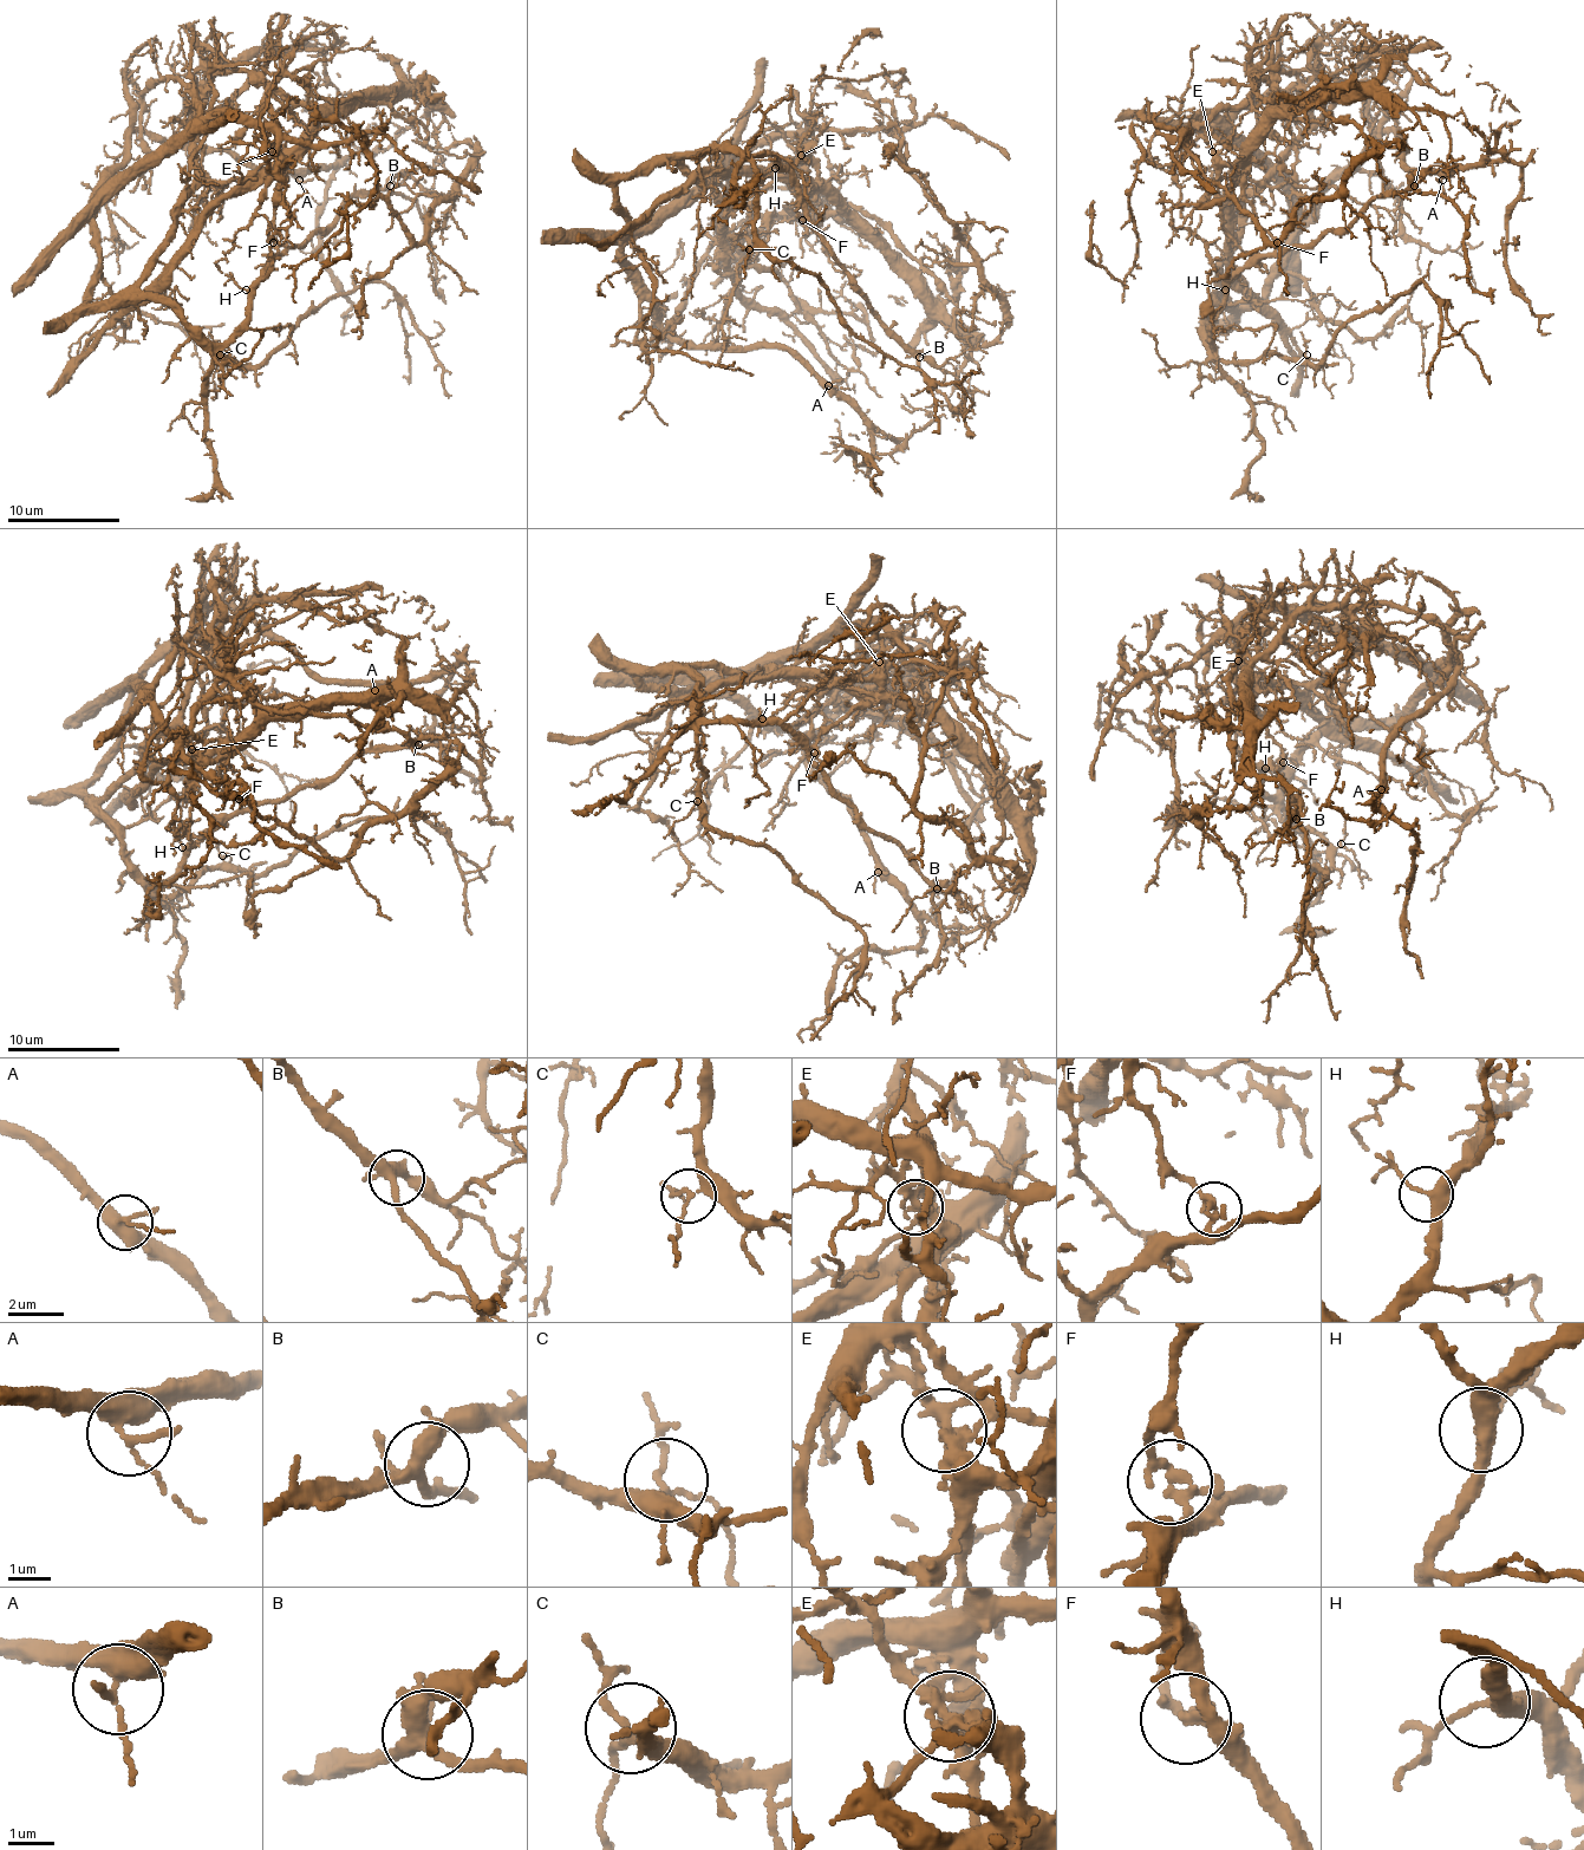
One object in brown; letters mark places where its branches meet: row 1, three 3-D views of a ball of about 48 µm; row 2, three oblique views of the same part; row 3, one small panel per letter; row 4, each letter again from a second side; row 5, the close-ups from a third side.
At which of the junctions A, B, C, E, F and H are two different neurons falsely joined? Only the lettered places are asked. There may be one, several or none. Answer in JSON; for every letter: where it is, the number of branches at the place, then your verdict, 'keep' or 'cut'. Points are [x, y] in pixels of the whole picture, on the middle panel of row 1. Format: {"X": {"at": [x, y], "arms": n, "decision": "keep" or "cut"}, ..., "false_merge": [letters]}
{"A": {"at": [828, 385], "arms": 4, "decision": "keep"}, "B": {"at": [919, 357], "arms": 5, "decision": "keep"}, "C": {"at": [749, 249], "arms": 3, "decision": "keep"}, "E": {"at": [801, 155], "arms": 5, "decision": "cut"}, "F": {"at": [802, 220], "arms": 3, "decision": "cut"}, "H": {"at": [775, 168], "arms": 3, "decision": "keep"}, "false_merge": ["E", "F"]}

